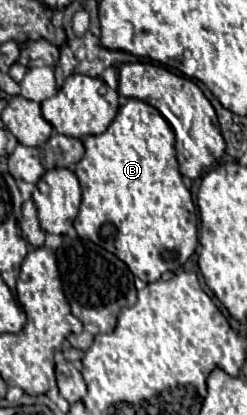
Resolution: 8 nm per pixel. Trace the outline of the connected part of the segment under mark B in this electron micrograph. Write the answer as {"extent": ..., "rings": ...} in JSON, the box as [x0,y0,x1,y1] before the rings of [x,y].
{"extent":[74,99,198,283],"rings":[[[126,99],[110,127],[100,135],[86,137],[84,147],[86,155],[74,169],[82,187],[82,205],[74,219],[78,235],[114,253],[144,283],[158,281],[166,271],[180,271],[198,245],[198,219],[190,191],[186,191],[178,171],[174,131],[168,121],[152,105],[140,99]]]}

